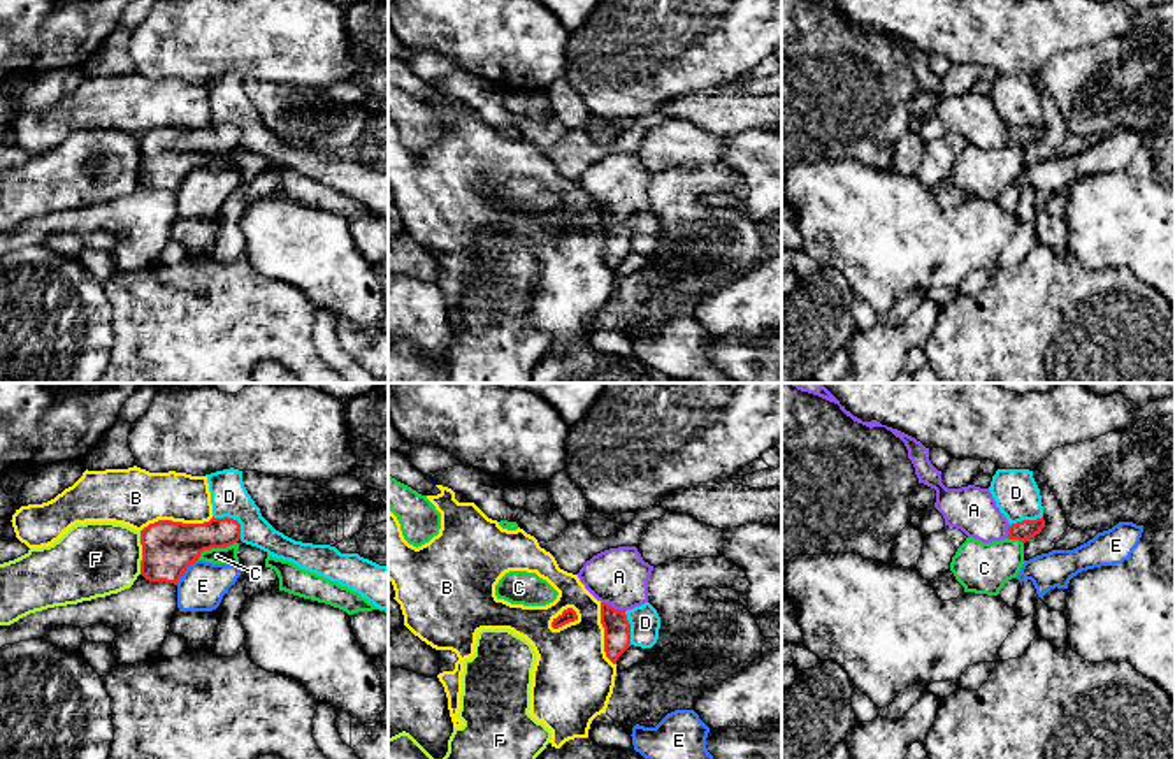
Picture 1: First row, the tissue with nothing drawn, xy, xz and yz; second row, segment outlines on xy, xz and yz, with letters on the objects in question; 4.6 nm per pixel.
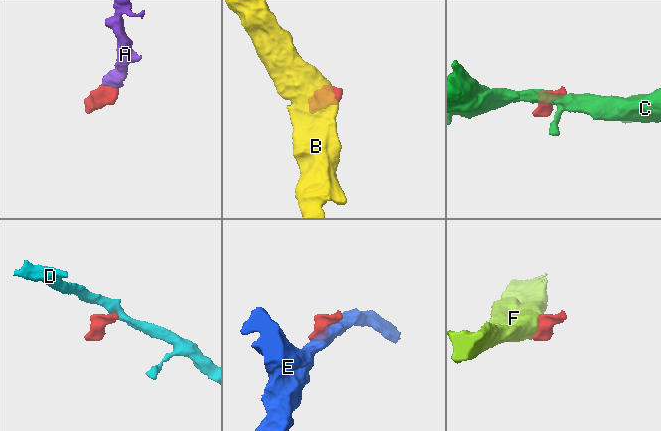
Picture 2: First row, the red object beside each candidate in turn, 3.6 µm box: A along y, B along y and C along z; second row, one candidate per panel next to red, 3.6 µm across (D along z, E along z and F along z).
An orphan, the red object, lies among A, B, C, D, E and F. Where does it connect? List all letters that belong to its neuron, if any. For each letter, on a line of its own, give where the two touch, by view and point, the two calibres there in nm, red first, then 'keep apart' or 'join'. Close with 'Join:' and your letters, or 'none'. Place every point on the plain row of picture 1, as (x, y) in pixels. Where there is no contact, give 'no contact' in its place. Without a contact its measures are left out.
A: xz (612, 213) | 130/260 nm | join
B: xy (176, 129) | 240/260 nm | keep apart
C: xy (215, 153) | 240/80 nm | keep apart
D: xy (232, 125) | 180/170 nm | keep apart
E: xy (185, 176) | 240/220 nm | keep apart
F: xy (143, 159) | 240/340 nm | keep apart
Join: A

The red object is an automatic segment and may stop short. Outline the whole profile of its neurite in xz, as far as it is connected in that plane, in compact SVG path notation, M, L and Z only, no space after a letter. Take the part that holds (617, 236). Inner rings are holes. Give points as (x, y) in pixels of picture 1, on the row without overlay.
M618 153L594 162L578 179L585 195L601 209L606 264L616 271L631 253L631 230L625 218L648 209L648 186L653 172L636 153Z

